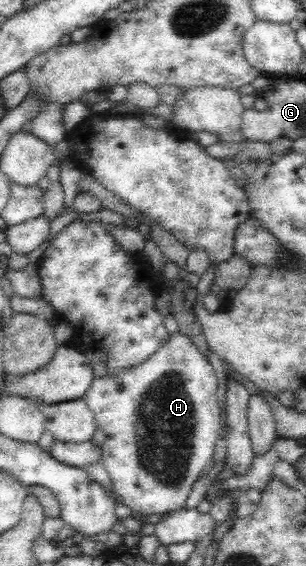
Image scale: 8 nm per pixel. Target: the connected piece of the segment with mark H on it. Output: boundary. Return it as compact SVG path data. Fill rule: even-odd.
M180 332L172 333L164 347L134 368L94 378L83 397L93 411L97 427L106 434L101 451L102 466L107 469L111 481L108 490L114 496L118 495L133 512L160 515L186 505L192 485L212 459L216 439L220 437L217 389L218 380L206 355L202 355L193 341Z

